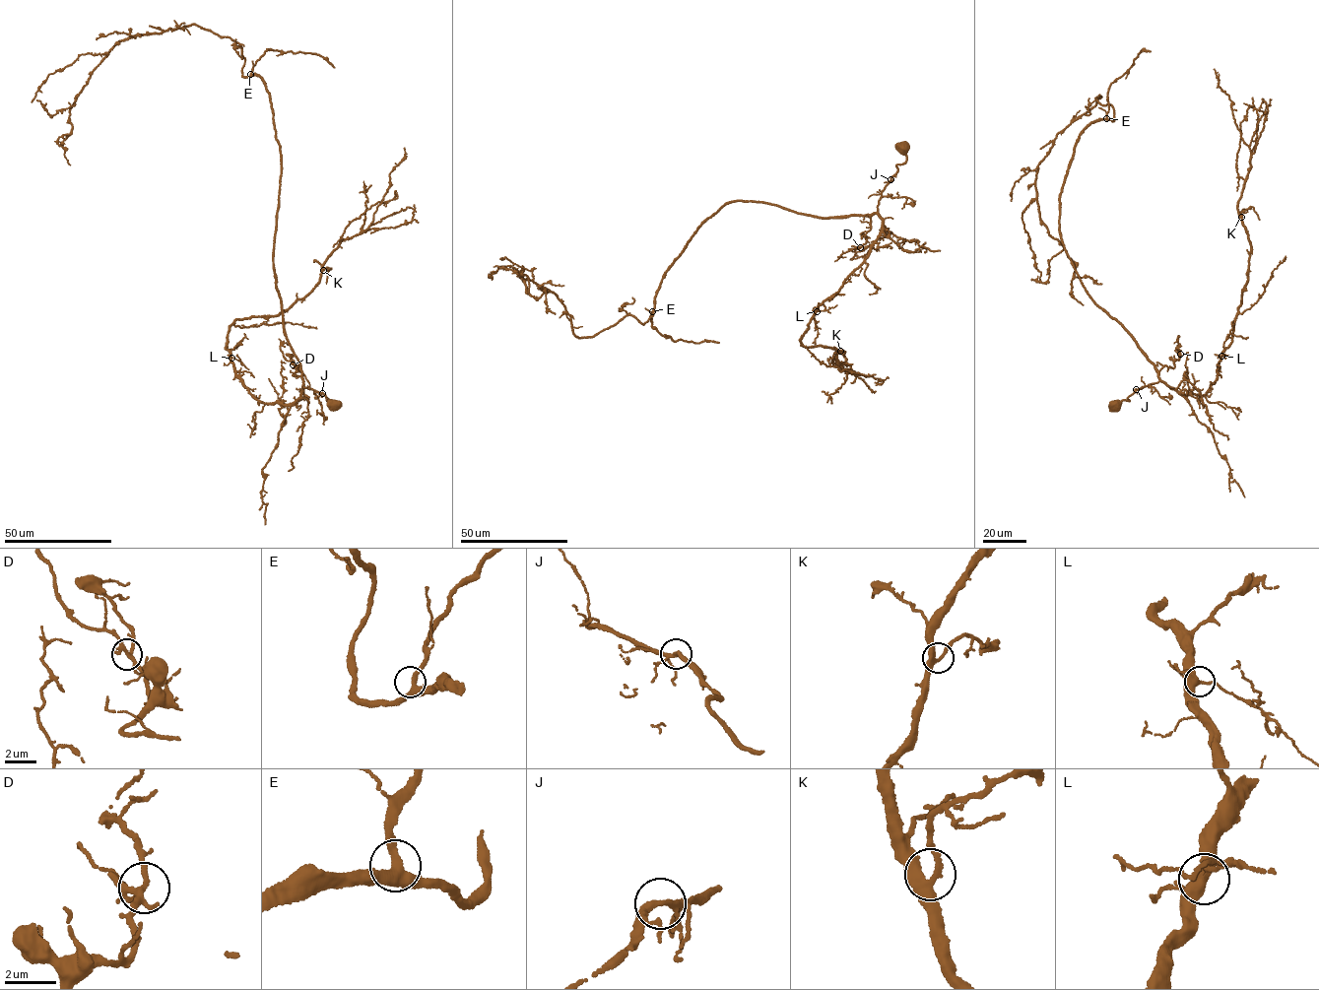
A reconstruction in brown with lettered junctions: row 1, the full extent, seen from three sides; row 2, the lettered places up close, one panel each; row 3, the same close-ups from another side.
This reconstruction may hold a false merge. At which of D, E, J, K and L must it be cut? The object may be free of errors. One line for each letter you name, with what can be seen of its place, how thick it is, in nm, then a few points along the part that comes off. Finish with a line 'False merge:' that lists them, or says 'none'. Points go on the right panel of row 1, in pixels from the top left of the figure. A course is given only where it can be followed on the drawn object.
False merge: none

